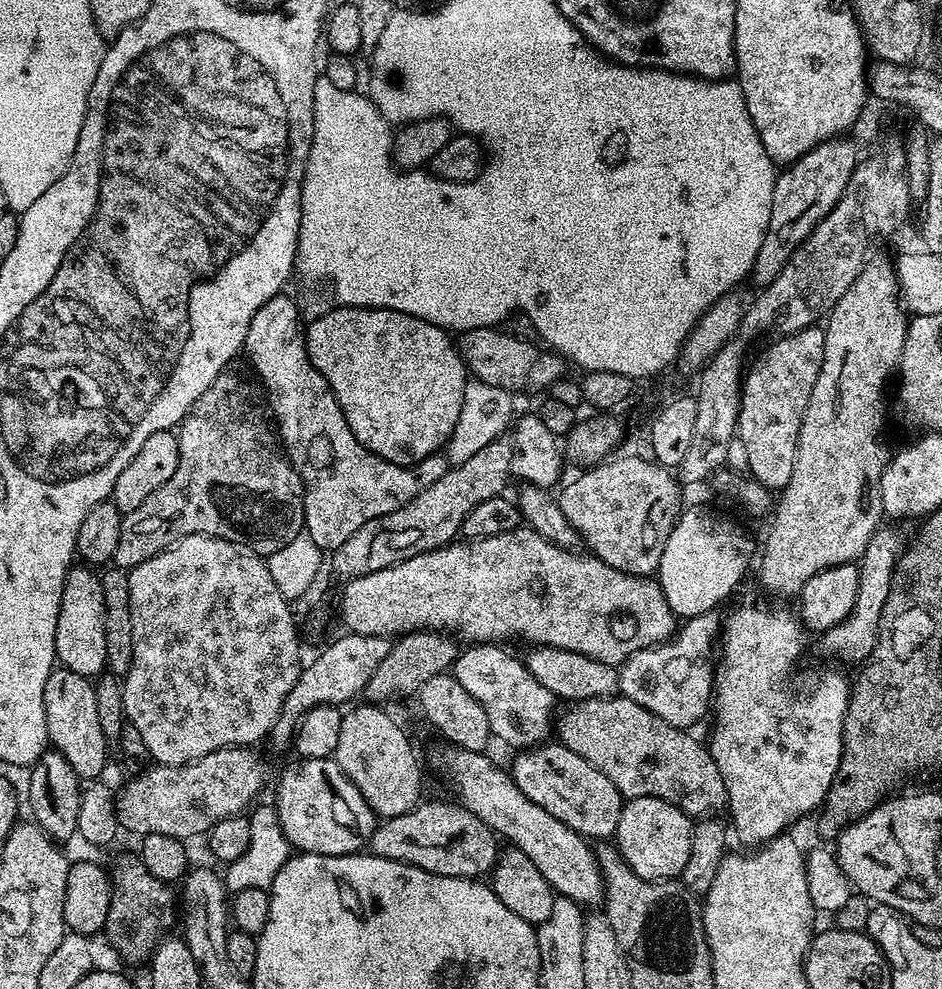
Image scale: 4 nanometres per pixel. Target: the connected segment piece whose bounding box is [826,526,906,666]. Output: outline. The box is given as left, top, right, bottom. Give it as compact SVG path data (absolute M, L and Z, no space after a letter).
M881 526L870 538L866 550L860 555L858 567L860 581L858 582L858 598L854 598L854 610L832 631L827 633L828 648L836 660L844 664L860 666L871 656L874 646L878 642L880 623L882 622L882 606L886 606L886 598L890 598L892 575L900 555L904 553L906 540L903 540L892 528Z

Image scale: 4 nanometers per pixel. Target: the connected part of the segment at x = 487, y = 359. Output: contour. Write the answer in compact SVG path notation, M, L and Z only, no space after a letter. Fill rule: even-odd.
M499 327L475 328L459 337L458 347L464 358L464 365L475 379L490 382L513 394L519 392L547 393L552 383L566 376L566 361L563 356L539 346L531 340L519 340Z

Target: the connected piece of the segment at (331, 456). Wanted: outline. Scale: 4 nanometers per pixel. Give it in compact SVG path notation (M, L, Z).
M288 294L270 298L270 302L266 302L266 306L254 314L244 339L243 351L246 356L248 352L260 375L258 380L266 393L266 404L274 417L274 427L284 455L304 484L304 527L306 535L318 547L322 550L340 548L342 542L346 542L346 538L358 530L358 526L406 506L420 493L422 481L412 473L411 467L384 460L378 454L366 450L358 438L354 438L354 430L350 430L350 422L346 422L346 414L342 414L338 398L334 398L326 378L322 378L320 371L310 362L306 328L303 323L300 325L300 312Z

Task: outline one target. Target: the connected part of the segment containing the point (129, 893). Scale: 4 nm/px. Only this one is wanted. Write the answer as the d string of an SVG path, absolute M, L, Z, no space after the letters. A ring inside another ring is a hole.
M139 855L120 856L116 865L111 865L112 897L110 914L104 923L104 932L112 948L124 960L140 964L156 951L161 940L169 935L172 923L178 920L178 896L171 892L163 880L154 878L140 861Z

